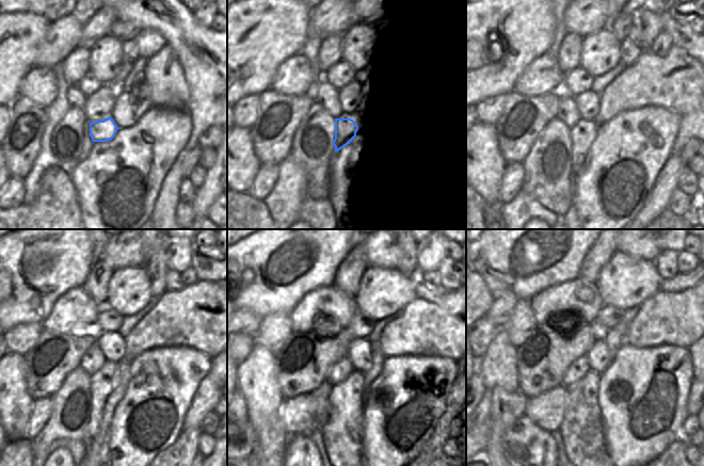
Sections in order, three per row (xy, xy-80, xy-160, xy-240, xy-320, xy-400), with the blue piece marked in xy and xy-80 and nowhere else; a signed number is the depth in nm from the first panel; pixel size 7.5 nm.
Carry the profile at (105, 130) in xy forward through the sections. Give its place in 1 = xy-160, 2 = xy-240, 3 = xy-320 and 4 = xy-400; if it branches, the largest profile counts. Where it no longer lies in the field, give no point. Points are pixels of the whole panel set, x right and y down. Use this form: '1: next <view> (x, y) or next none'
1: next xy-160 (581, 134)
2: next xy-240 (101, 383)
3: next xy-320 (340, 434)
4: next xy-400 (581, 430)

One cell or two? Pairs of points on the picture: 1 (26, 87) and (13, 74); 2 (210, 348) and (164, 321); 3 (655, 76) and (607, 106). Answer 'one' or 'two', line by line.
1: two
2: one
3: one

